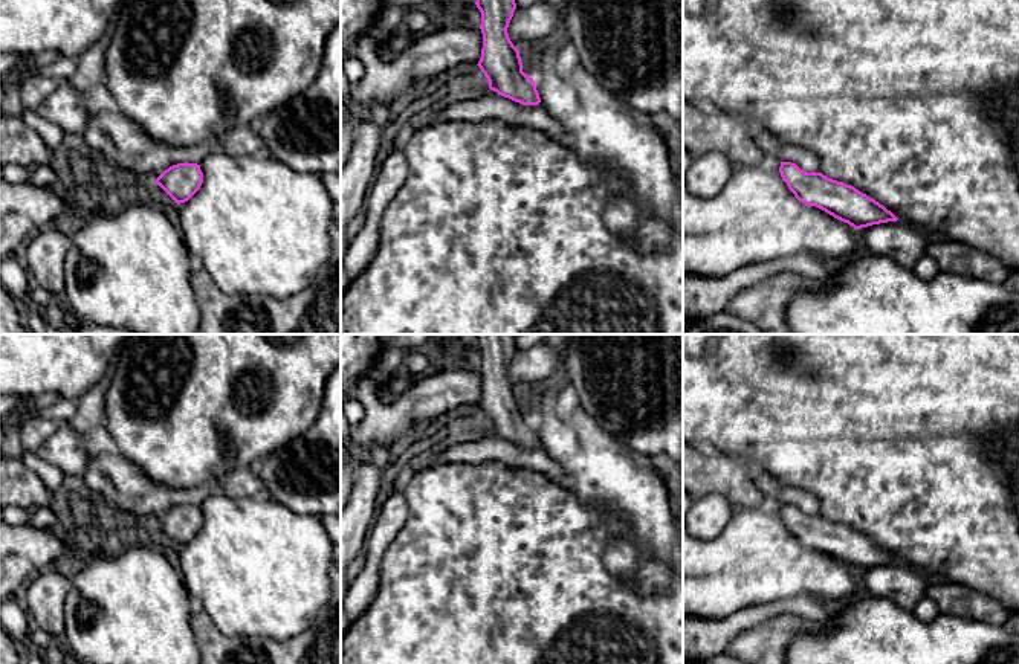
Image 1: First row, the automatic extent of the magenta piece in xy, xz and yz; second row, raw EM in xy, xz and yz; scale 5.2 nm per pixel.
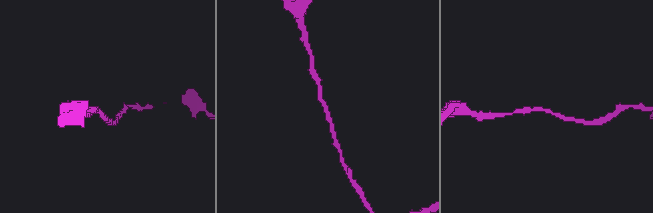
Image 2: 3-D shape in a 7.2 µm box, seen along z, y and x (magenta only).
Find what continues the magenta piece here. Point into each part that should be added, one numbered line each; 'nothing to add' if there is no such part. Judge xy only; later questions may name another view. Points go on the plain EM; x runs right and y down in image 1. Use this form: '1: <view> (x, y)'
nothing to add

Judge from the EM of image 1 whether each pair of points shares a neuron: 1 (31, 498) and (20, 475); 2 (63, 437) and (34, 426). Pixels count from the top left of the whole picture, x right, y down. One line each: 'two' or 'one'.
1: one
2: two

